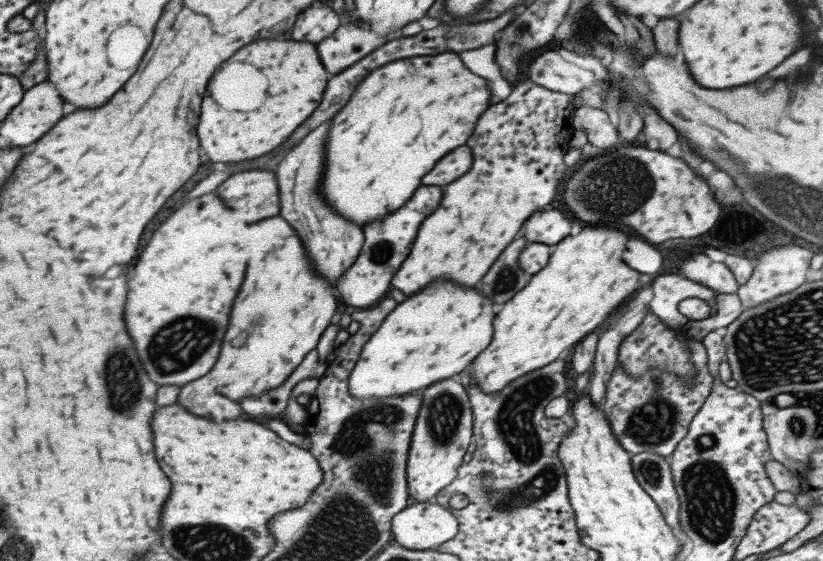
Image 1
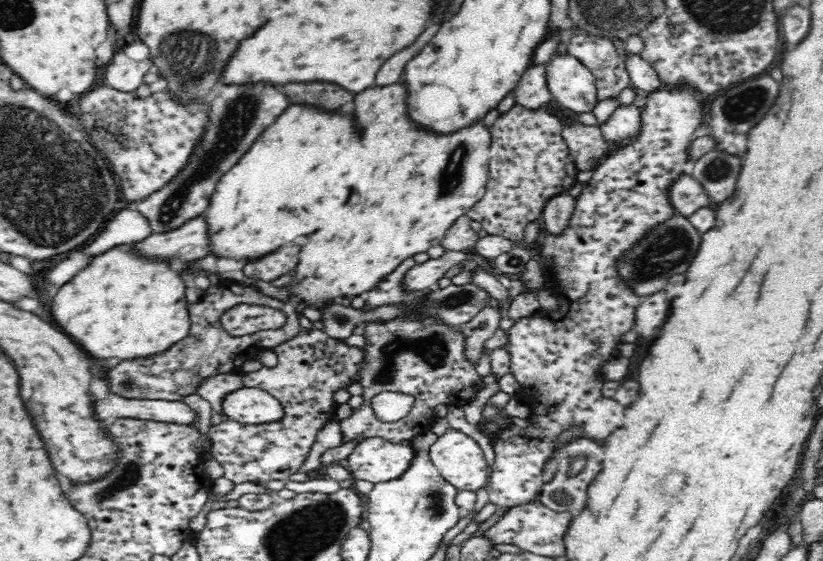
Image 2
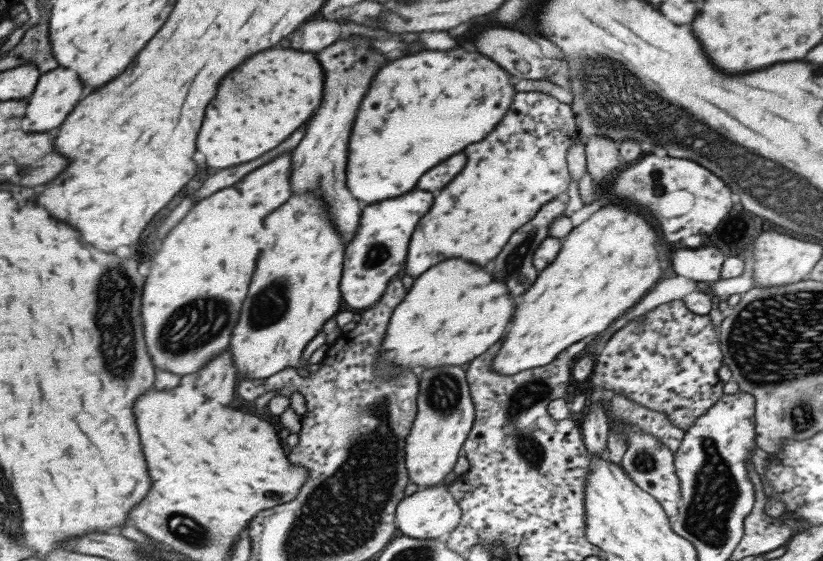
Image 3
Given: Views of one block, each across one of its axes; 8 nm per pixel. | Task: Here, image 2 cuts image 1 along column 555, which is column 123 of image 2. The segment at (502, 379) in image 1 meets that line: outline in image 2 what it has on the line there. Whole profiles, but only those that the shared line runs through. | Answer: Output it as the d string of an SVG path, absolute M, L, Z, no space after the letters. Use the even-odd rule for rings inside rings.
M126 243L125 245L113 246L102 252L102 254L98 254L82 272L78 272L70 282L66 282L66 284L56 292L56 296L52 298L52 314L54 314L56 322L58 322L60 326L64 326L64 330L66 330L64 333L66 335L71 339L74 338L78 344L82 344L82 346L86 348L86 353L92 352L94 357L98 356L98 359L103 358L107 360L107 358L112 358L112 356L122 359L145 357L163 351L170 345L177 343L178 340L182 340L182 338L188 336L192 319L190 319L190 311L188 311L189 302L186 296L187 290L188 288L182 272L175 270L172 262L164 259L164 257L146 257L146 255L140 255L140 253L136 251L136 243Z

